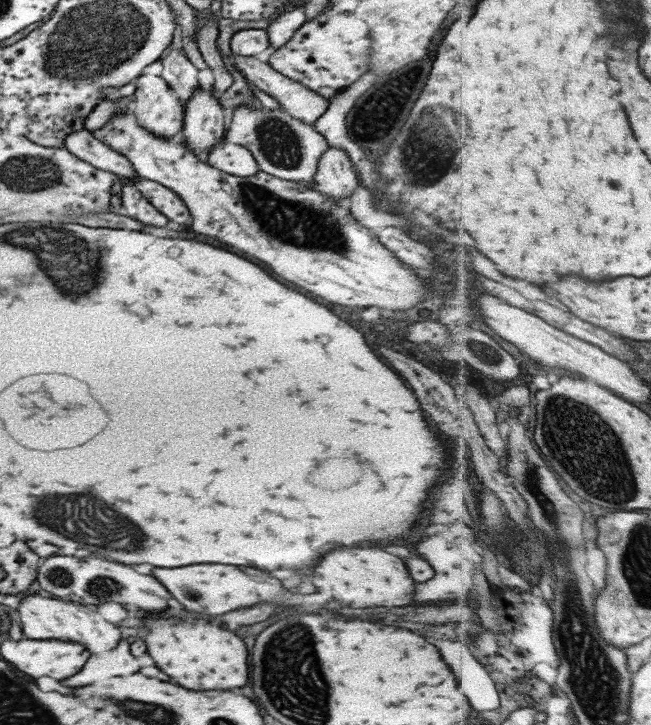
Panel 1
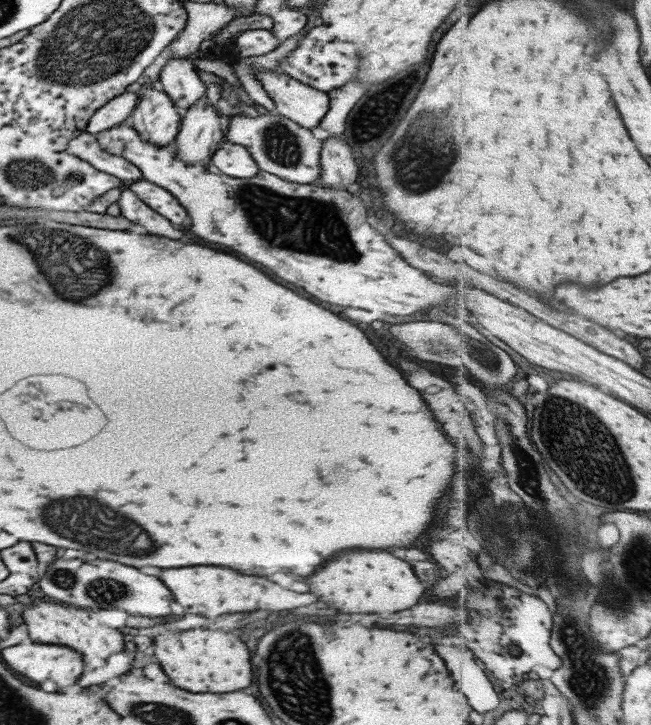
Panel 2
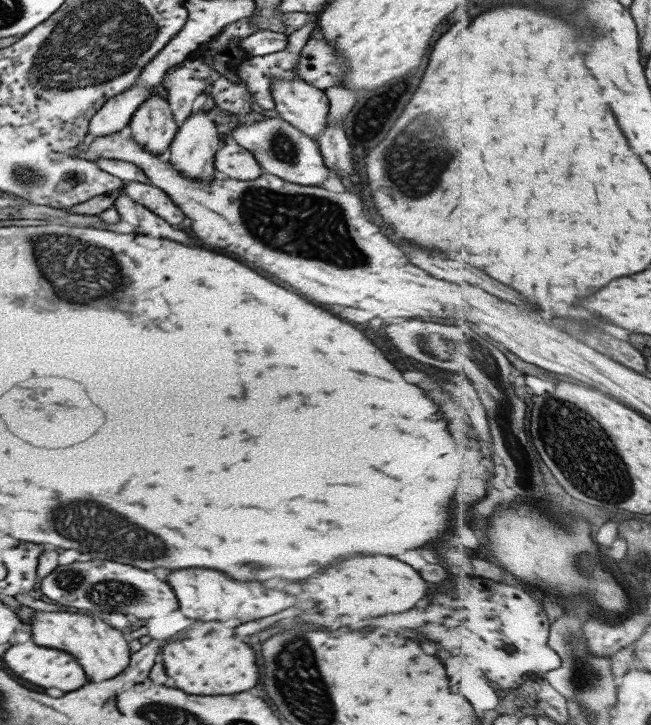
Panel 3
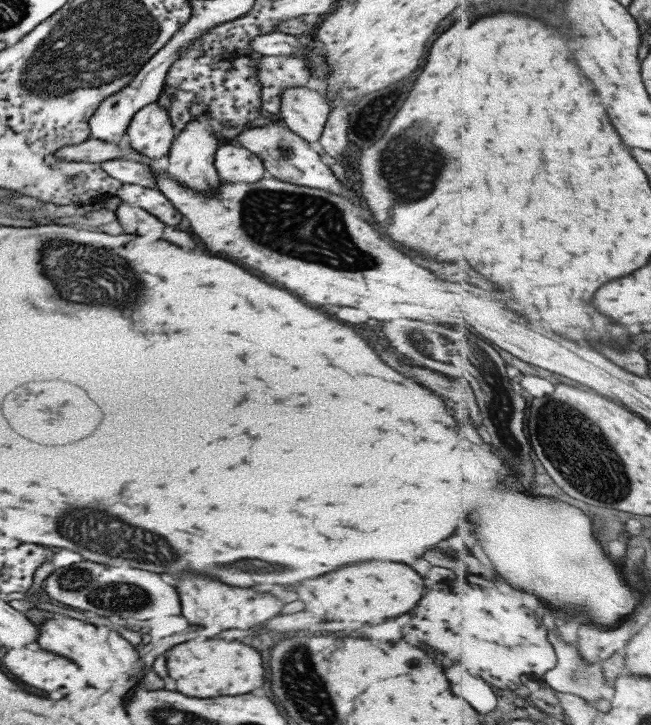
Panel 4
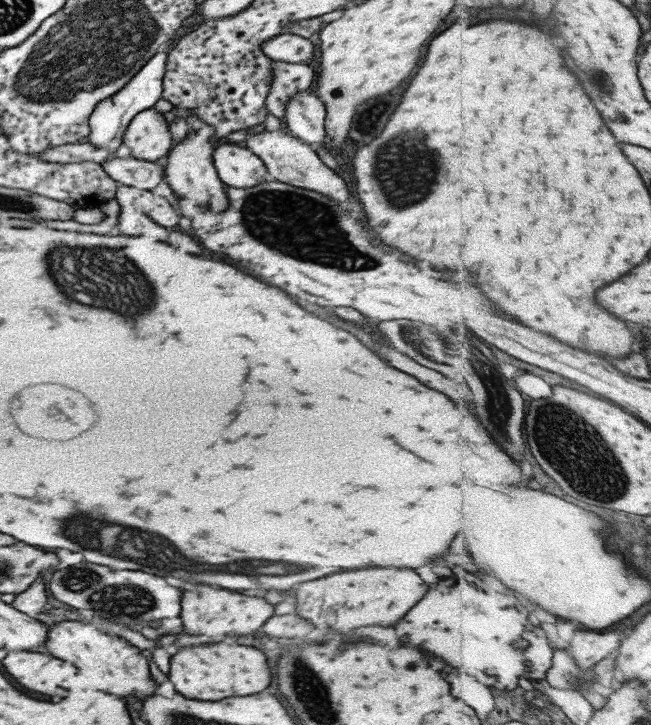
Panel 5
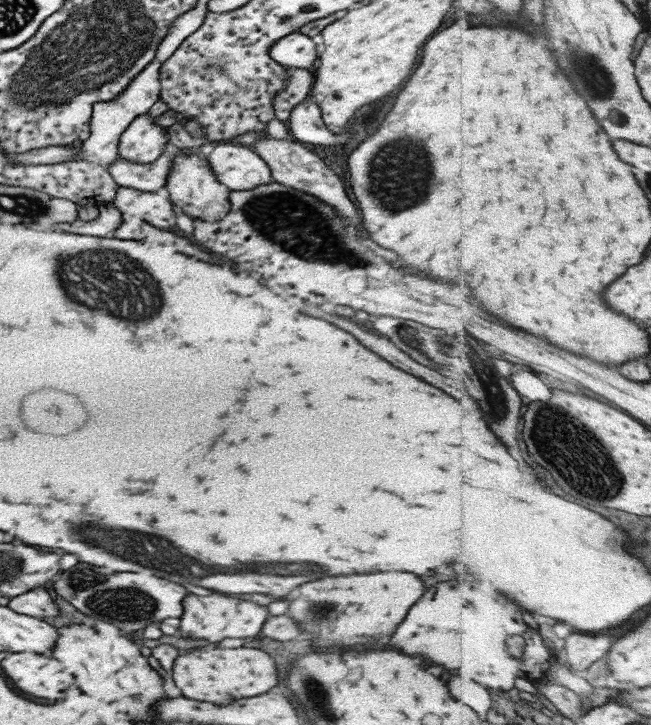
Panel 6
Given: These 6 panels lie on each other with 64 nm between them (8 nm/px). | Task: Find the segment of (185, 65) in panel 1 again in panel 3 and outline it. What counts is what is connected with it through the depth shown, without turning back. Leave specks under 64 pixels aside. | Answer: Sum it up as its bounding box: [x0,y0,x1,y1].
[162,64,206,128]

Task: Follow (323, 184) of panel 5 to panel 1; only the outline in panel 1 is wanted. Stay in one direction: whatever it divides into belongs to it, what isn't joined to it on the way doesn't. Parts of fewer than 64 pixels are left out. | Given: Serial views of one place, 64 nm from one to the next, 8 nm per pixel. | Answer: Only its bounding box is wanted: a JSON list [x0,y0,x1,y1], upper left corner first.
[224,105,329,183]

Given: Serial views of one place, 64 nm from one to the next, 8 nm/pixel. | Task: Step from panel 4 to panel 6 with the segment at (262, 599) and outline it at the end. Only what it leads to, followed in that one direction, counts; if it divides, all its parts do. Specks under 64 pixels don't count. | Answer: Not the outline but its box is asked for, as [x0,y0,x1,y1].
[180,592,268,642]

